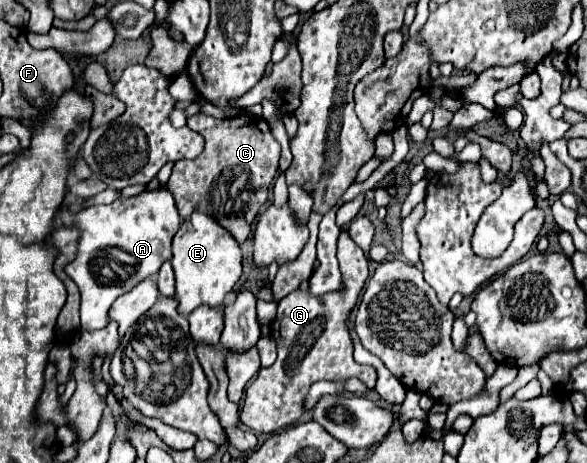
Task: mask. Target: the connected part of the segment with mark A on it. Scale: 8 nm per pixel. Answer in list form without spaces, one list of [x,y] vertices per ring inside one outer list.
[[[164,187],[154,189],[154,191],[144,191],[144,193],[134,195],[134,197],[120,197],[110,205],[94,205],[94,207],[80,211],[78,215],[62,211],[60,217],[62,217],[64,225],[76,225],[80,229],[78,255],[76,255],[76,261],[66,267],[66,273],[80,287],[80,293],[82,293],[82,305],[80,305],[82,329],[88,329],[88,331],[104,329],[110,323],[108,311],[110,311],[112,303],[120,295],[124,295],[126,291],[136,287],[138,281],[158,273],[160,265],[172,257],[170,243],[180,227],[180,217],[178,217],[176,205],[174,205],[174,197]]]

